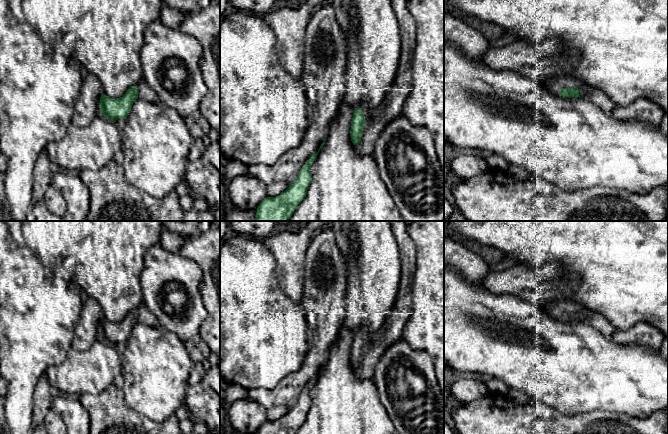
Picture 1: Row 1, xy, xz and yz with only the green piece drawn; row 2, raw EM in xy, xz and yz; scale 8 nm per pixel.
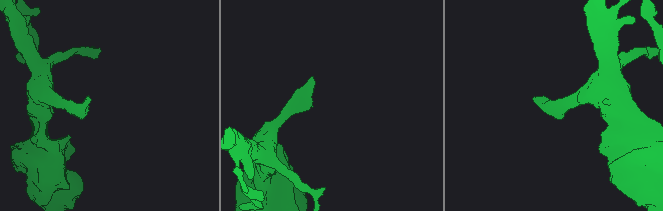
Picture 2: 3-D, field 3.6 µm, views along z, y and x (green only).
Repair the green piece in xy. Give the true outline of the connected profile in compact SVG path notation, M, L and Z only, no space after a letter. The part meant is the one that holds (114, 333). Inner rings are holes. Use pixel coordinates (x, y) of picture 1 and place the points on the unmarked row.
M142 303L136 310L129 312L120 322L110 322L102 318L100 321L101 338L114 346L121 342L126 343L133 327L138 322L154 328L161 328L157 317Z

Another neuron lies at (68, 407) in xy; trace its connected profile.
M61 394L53 399L51 409L67 426L67 434L89 434L90 416L78 396Z

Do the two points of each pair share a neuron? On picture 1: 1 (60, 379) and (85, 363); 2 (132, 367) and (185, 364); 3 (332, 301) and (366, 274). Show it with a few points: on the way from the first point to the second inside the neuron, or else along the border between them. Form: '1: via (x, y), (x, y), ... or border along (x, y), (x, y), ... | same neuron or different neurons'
1: via (66, 377), (71, 377), (79, 369) | same neuron
2: via (145, 366), (172, 365) | same neuron
3: border along (345, 267), (346, 294), (345, 311), (343, 314) | different neurons

